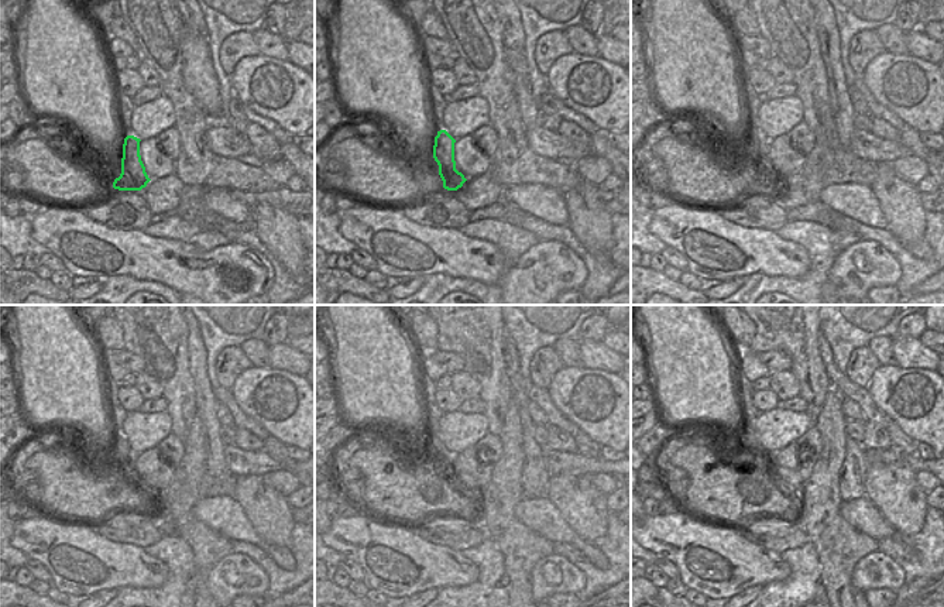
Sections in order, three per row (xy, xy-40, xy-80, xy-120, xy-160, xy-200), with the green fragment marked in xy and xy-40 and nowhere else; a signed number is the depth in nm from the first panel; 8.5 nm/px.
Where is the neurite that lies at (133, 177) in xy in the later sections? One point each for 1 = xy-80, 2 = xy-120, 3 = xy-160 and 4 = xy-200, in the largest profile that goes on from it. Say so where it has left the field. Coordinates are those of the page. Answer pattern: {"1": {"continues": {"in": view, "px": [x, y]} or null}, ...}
{"1": {"continues": {"in": "xy-80", "px": [759, 144]}}, "2": {"continues": {"in": "xy-120", "px": [122, 452]}}, "3": {"continues": {"in": "xy-160", "px": [438, 452]}}, "4": {"continues": {"in": "xy-200", "px": [751, 443]}}}

